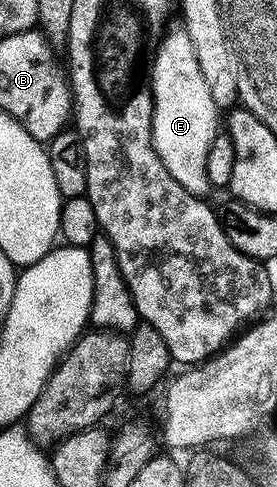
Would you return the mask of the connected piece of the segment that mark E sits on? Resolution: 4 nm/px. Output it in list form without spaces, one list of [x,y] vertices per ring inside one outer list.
[[[182,27],[172,29],[160,41],[156,58],[152,61],[152,146],[158,151],[158,159],[186,187],[186,191],[204,195],[210,189],[206,163],[210,147],[218,136],[216,112],[218,106],[206,87],[202,67],[198,67],[198,55],[190,43],[190,35]]]

